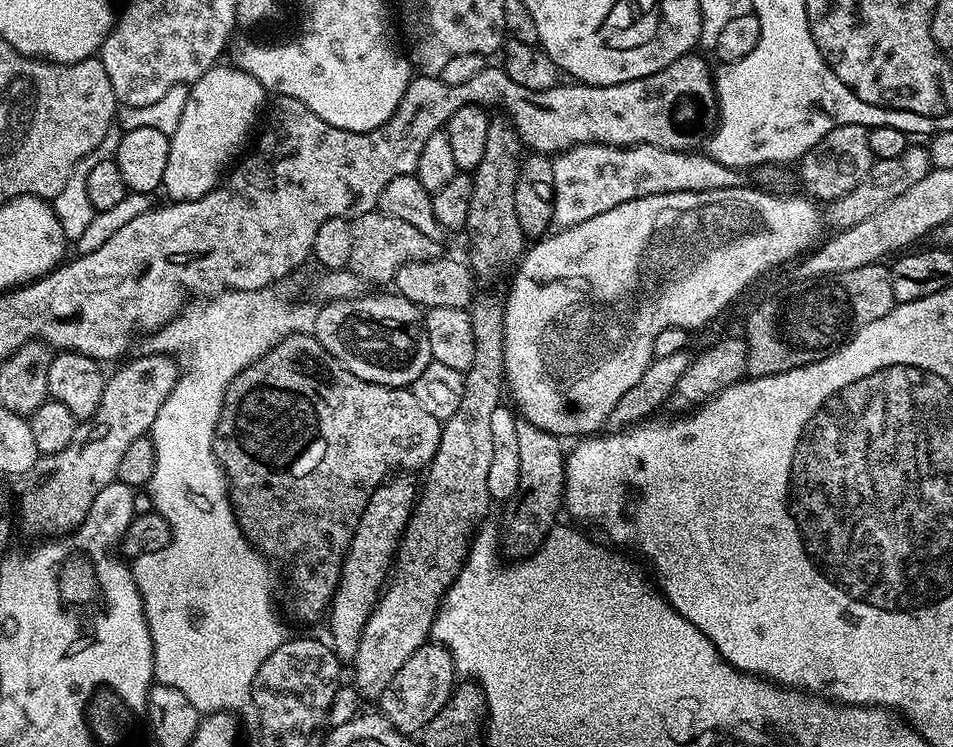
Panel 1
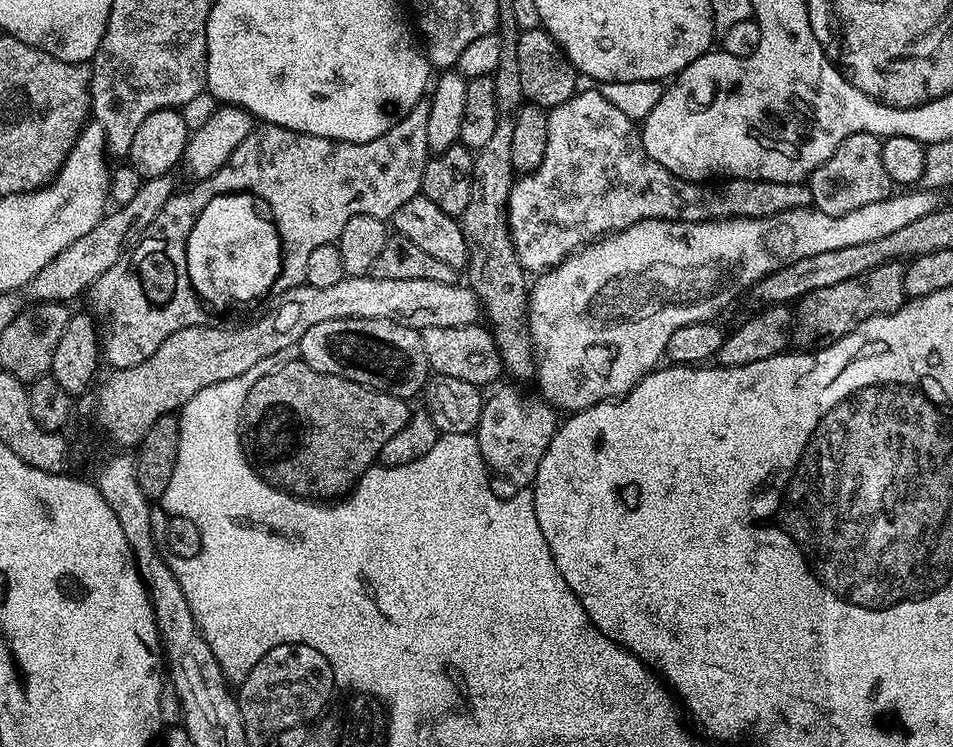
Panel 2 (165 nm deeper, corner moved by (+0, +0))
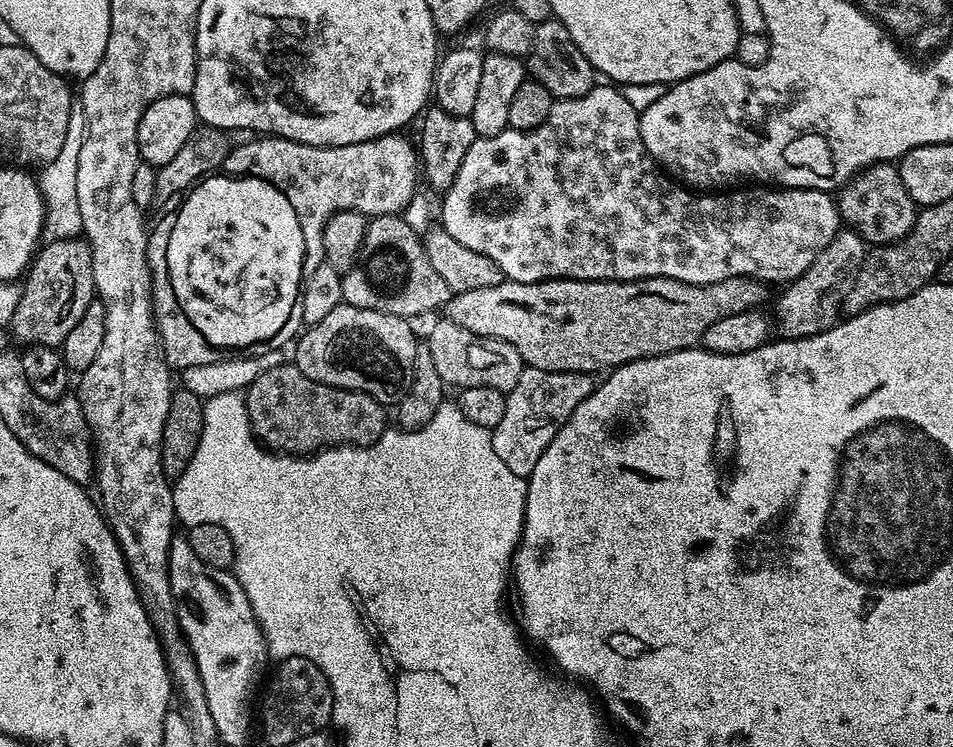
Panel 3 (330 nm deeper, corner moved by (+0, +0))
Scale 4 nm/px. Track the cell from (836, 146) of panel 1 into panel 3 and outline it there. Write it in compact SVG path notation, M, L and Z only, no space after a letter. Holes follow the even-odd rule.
M895 163L874 164L857 172L838 192L841 221L872 246L893 244L916 225L918 206L902 186L899 167Z

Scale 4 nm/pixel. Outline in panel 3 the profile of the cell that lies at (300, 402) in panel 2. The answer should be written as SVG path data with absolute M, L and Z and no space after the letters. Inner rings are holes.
M295 363L276 364L246 389L246 411L252 435L281 454L311 454L321 448L365 448L384 433L385 405L365 392L335 388L306 378Z

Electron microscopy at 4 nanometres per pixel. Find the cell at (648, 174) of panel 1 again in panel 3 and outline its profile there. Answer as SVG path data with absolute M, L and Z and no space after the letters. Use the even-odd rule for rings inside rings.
M594 86L586 94L582 94L578 98L570 98L569 100L556 100L553 103L550 114L546 118L546 122L542 122L542 126L538 126L529 132L519 132L513 128L506 129L502 134L494 134L493 136L482 136L475 140L466 150L466 158L462 158L462 167L458 169L458 178L454 178L454 182L449 186L447 192L443 193L444 200L438 204L438 220L446 230L446 234L458 242L462 242L462 246L470 246L470 250L474 250L478 254L486 254L486 258L490 258L494 262L498 262L498 266L503 270L505 277L509 280L517 280L518 282L542 282L543 280L649 280L655 276L662 278L670 278L678 282L686 282L687 284L713 284L714 282L722 282L726 278L738 278L739 276L752 276L756 280L763 280L769 285L779 286L787 285L789 282L797 280L804 271L810 266L810 262L814 262L814 258L818 258L818 254L822 254L822 250L826 250L826 246L830 246L830 242L836 237L836 233L841 231L842 221L840 218L840 209L837 201L833 199L829 193L819 192L813 188L782 188L779 186L748 186L745 192L728 192L732 190L724 190L719 194L701 194L699 191L693 190L691 187L685 186L683 183L677 182L671 175L665 174L658 167L651 154L646 150L646 146L642 142L642 134L640 133L640 117L638 108L635 108L626 97L623 96L621 89L616 86L608 86L612 88L600 88Z

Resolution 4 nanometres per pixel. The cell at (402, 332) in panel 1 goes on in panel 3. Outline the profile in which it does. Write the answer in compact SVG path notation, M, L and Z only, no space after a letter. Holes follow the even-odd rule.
M341 302L322 322L309 324L299 333L294 344L294 363L314 382L365 392L381 402L399 401L411 386L418 345L418 338L408 324L411 323L402 316Z

